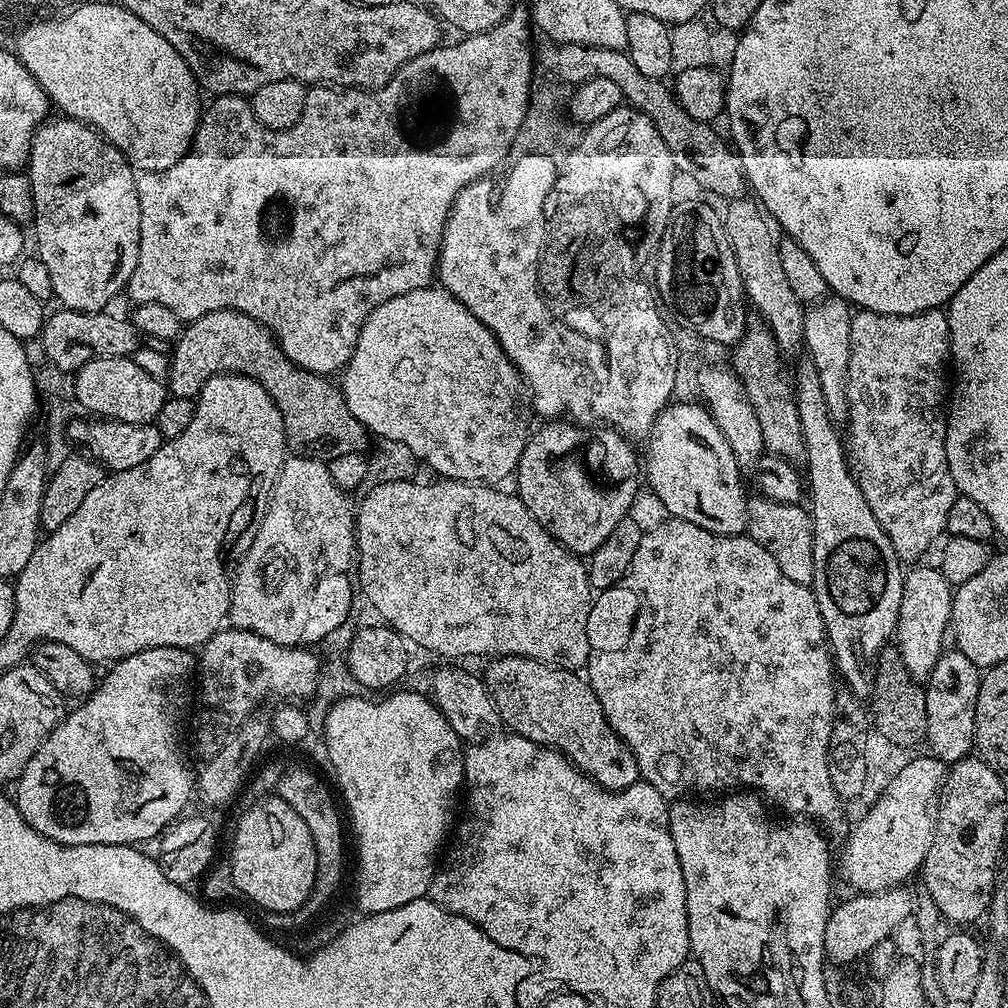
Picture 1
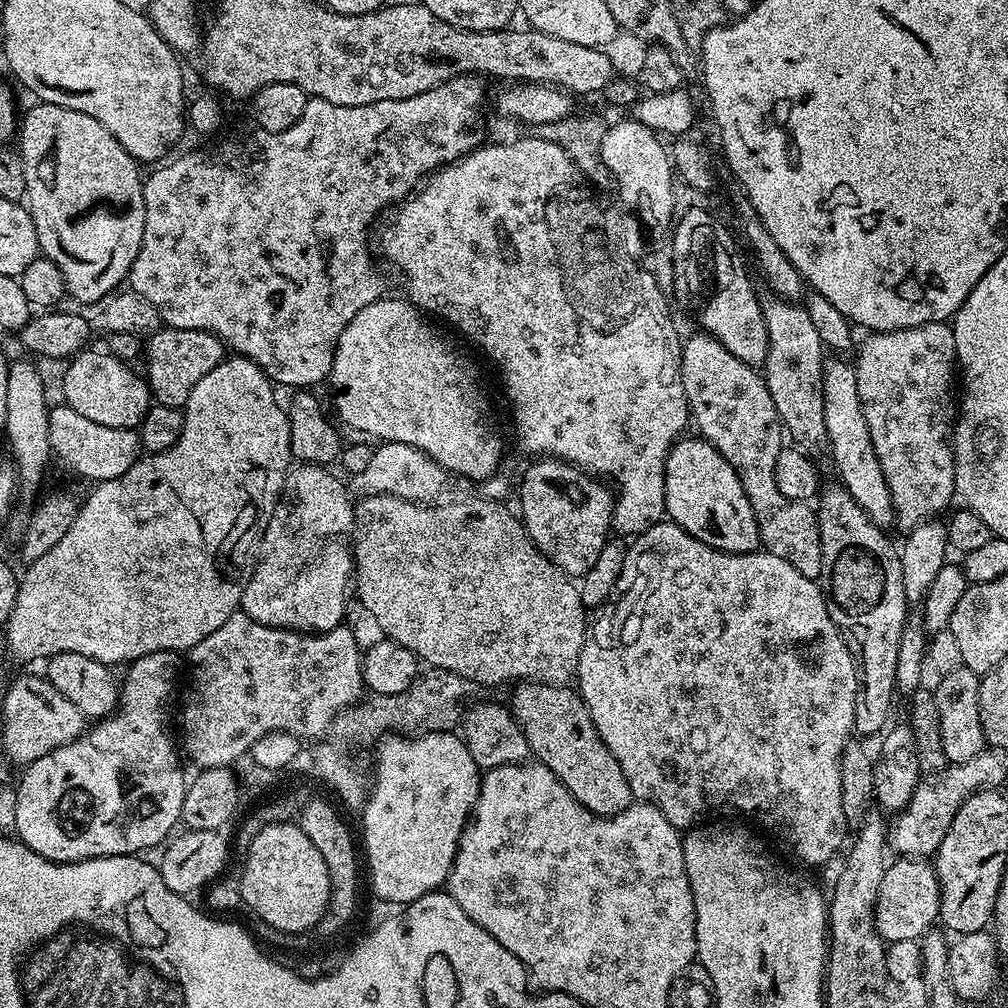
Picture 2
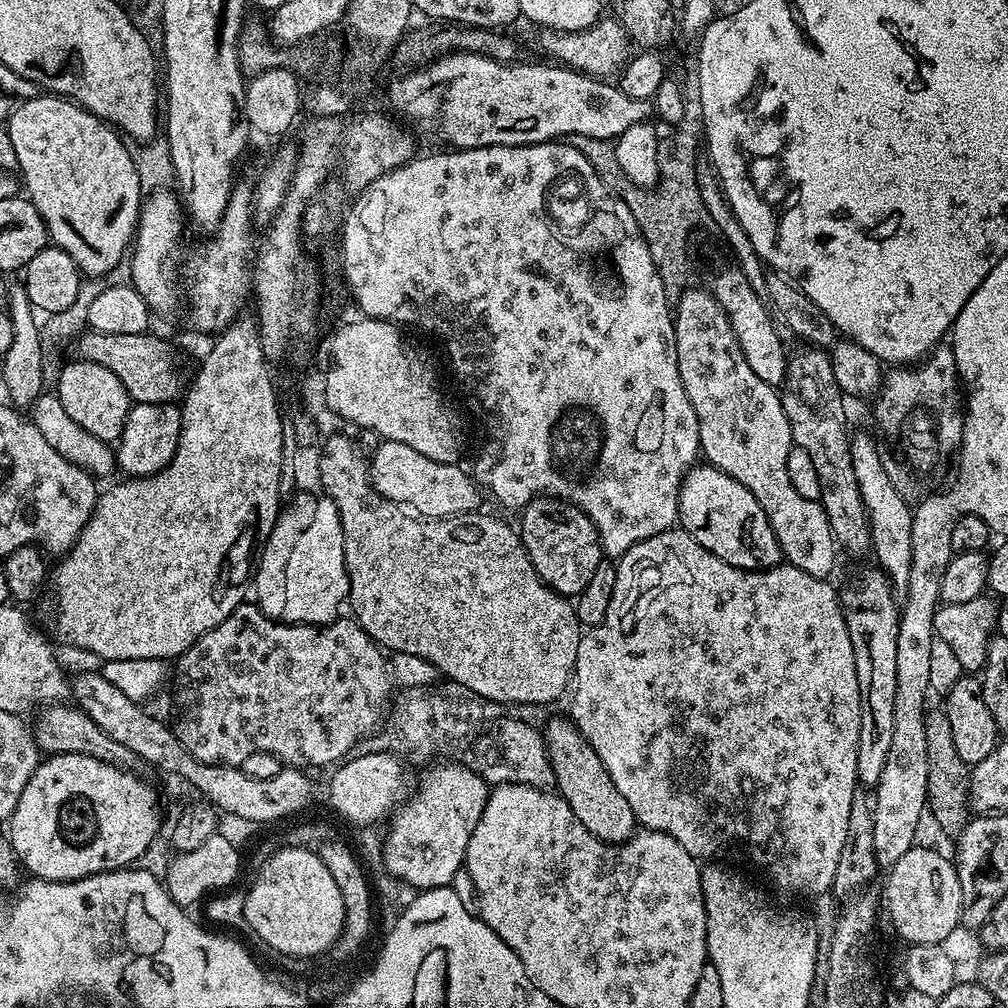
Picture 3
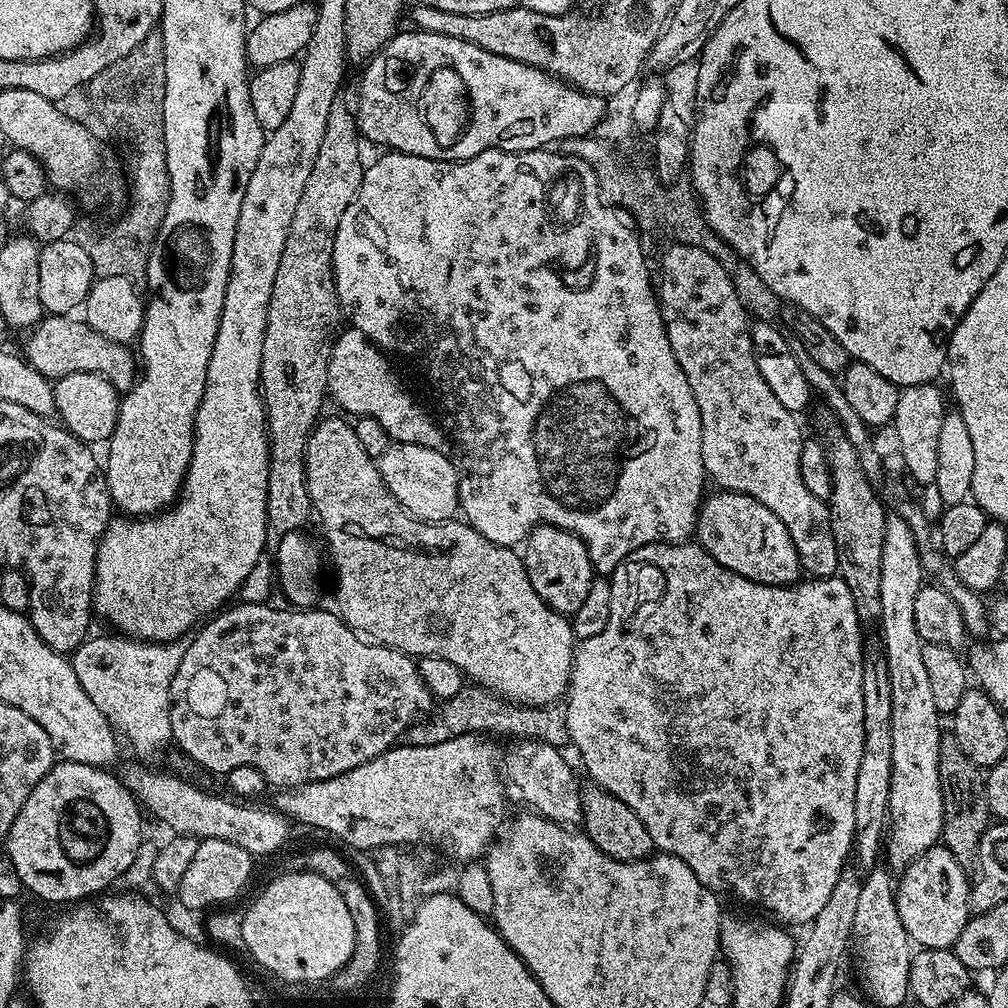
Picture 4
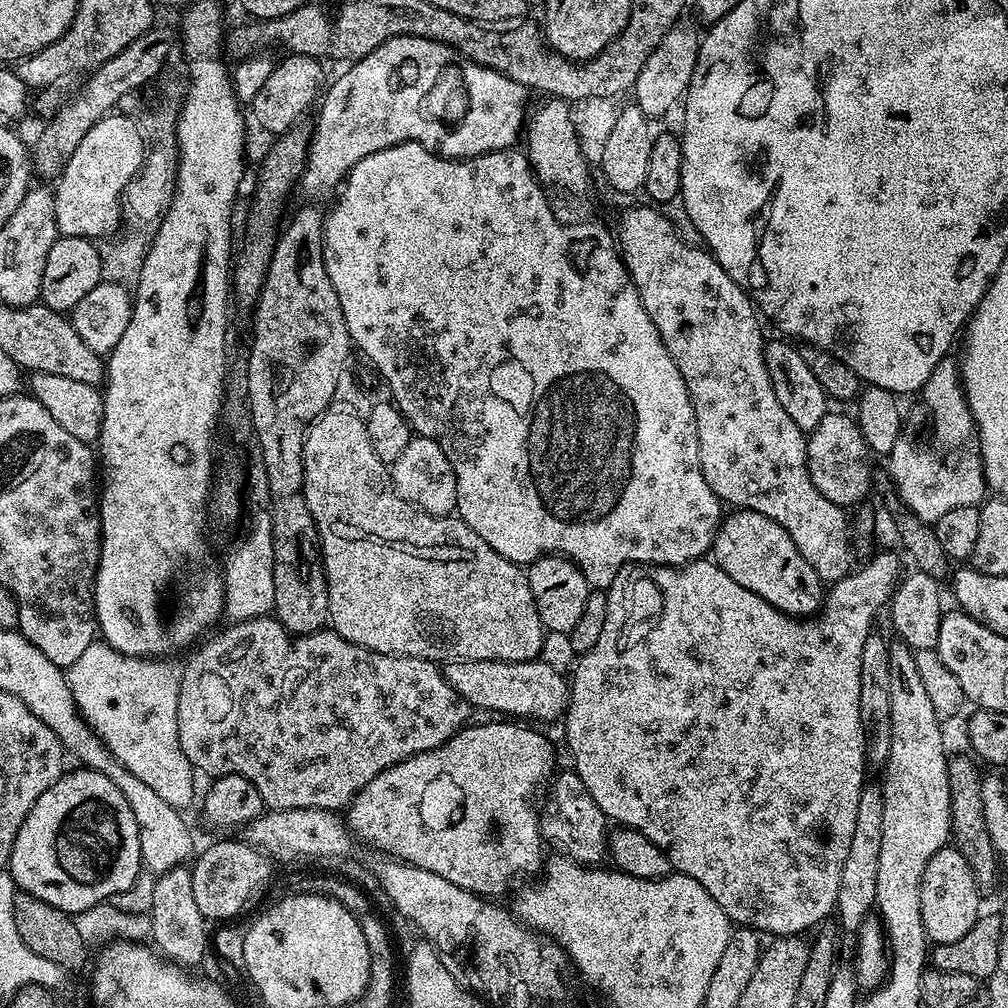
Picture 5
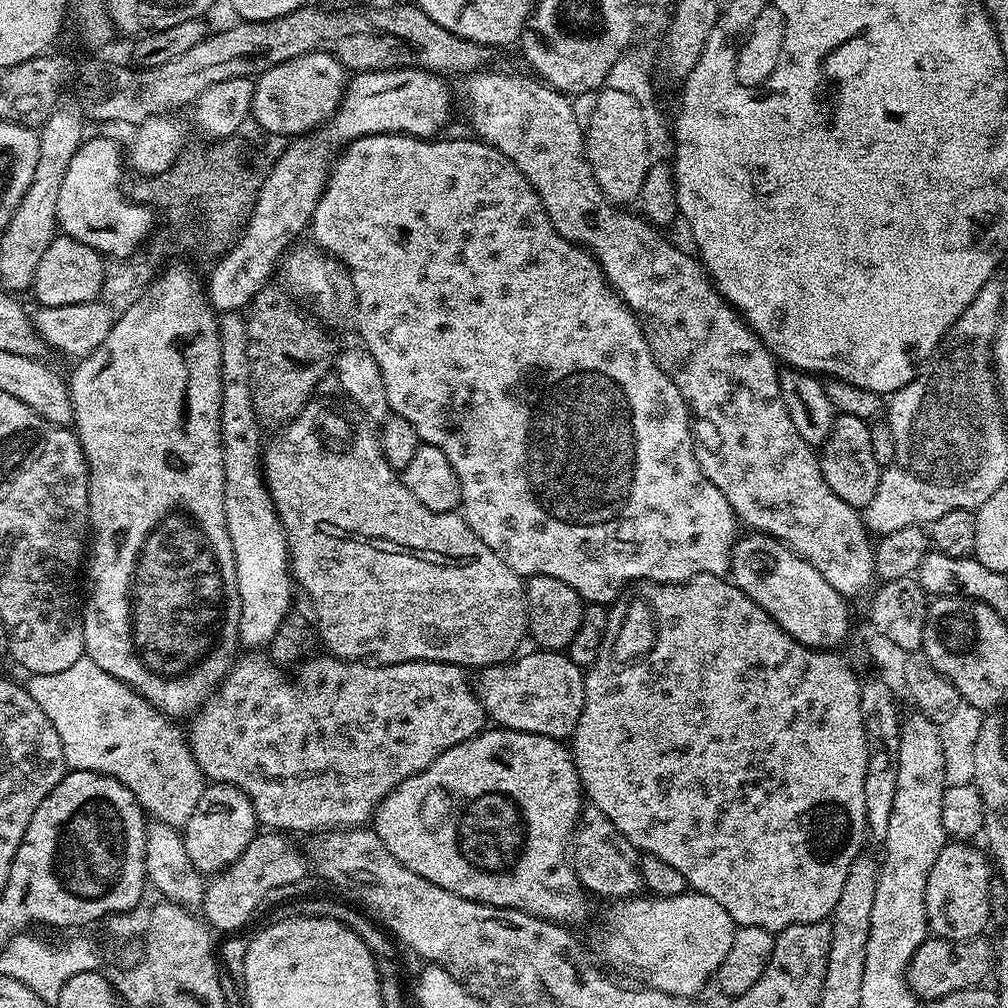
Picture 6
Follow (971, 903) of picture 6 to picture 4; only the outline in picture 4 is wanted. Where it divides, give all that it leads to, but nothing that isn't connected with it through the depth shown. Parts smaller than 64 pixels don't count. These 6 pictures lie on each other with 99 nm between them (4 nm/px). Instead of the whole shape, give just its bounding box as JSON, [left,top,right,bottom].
[895,846,970,948]

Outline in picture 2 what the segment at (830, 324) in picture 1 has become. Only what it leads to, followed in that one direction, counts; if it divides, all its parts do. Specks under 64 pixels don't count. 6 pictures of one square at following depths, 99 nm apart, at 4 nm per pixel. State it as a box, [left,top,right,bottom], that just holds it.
[821,358,896,530]

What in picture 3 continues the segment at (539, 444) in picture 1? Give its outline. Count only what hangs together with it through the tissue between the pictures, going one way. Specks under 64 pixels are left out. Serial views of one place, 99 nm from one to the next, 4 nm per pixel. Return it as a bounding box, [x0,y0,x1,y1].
[518,496,602,598]

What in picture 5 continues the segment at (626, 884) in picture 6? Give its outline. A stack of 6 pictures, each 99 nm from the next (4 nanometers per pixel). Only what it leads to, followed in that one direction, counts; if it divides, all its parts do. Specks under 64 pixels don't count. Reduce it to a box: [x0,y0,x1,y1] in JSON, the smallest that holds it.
[541,770,610,865]

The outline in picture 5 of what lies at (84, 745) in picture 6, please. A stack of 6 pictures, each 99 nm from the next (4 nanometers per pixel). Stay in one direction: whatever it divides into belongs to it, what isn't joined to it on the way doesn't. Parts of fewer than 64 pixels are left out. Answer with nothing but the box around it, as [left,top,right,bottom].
[66,642,192,809]

